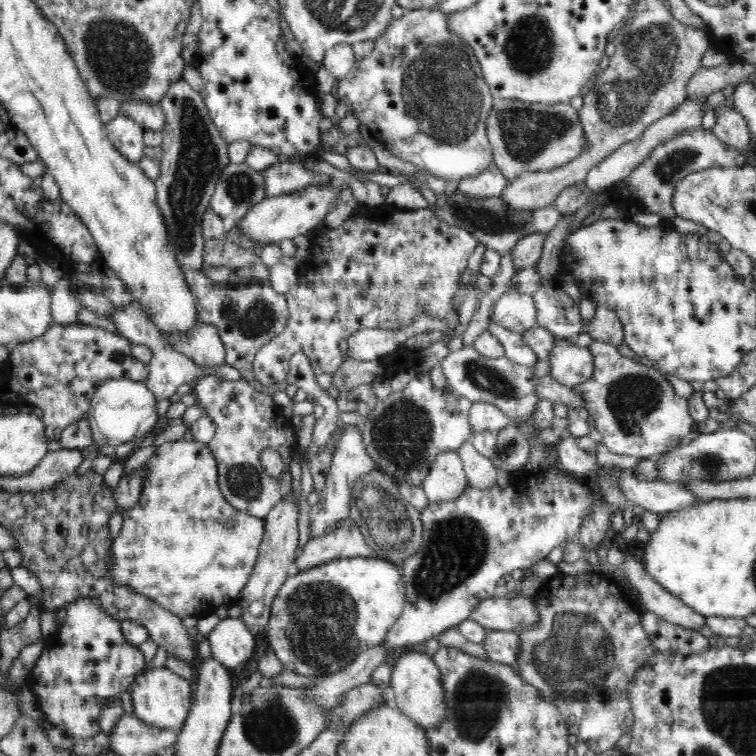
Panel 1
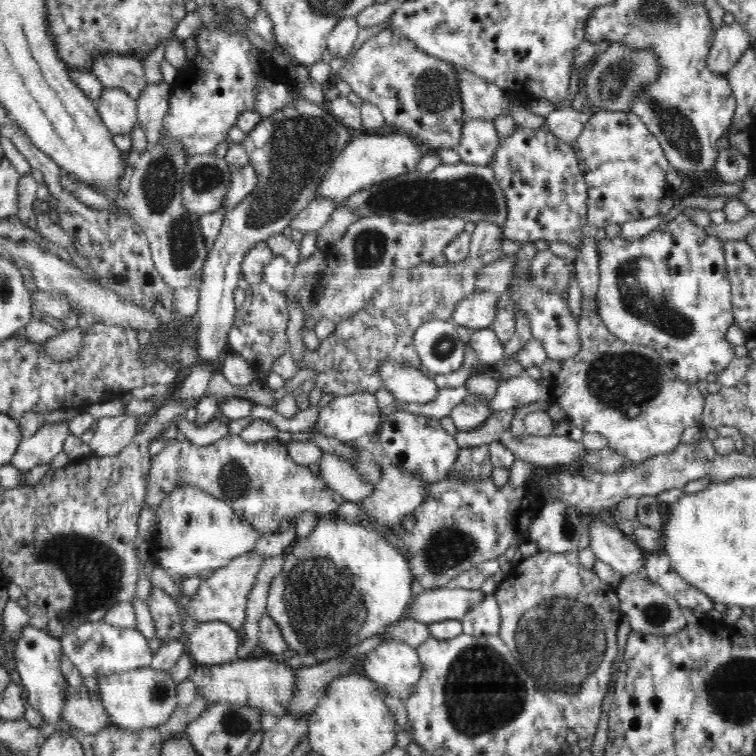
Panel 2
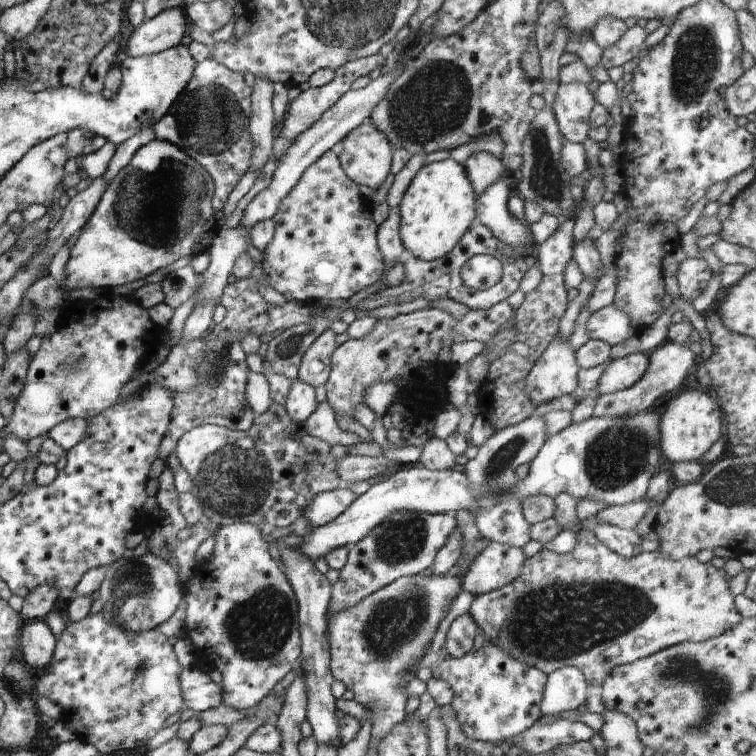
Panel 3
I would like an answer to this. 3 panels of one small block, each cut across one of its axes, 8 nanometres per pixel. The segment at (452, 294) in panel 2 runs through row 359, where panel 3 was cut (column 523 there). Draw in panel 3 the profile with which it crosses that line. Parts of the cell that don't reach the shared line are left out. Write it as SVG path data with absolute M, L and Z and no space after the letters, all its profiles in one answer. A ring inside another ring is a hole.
M574 221L560 223L556 233L538 248L537 264L543 275L542 281L533 292L526 295L520 309L515 311L515 339L501 356L491 362L487 377L480 383L478 413L492 424L495 431L523 422L537 408L535 402L526 395L525 381L539 357L557 336L562 316L570 304L567 300L564 270L567 263L573 260L574 226Z

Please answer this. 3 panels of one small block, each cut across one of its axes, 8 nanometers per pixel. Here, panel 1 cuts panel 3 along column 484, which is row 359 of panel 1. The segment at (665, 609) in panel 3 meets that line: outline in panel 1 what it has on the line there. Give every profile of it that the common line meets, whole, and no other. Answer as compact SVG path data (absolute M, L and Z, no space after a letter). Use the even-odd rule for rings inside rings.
M592 338L589 351L594 357L594 374L588 382L580 383L572 391L580 393L584 399L584 413L596 420L596 430L602 435L603 443L614 454L626 454L647 459L668 452L682 444L682 438L692 431L693 420L690 417L689 403L674 392L673 386L664 374L645 362L636 362L634 358L622 356L614 345Z

